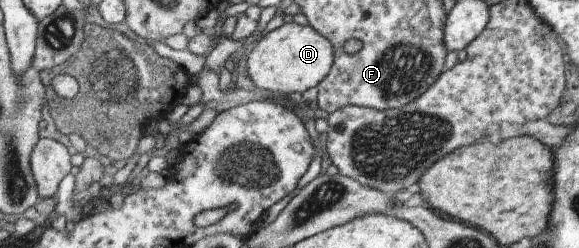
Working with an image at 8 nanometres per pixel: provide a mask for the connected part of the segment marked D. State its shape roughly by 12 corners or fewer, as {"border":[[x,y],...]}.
{"border":[[283,23],[247,57],[255,89],[316,87],[331,43],[308,24]]}

